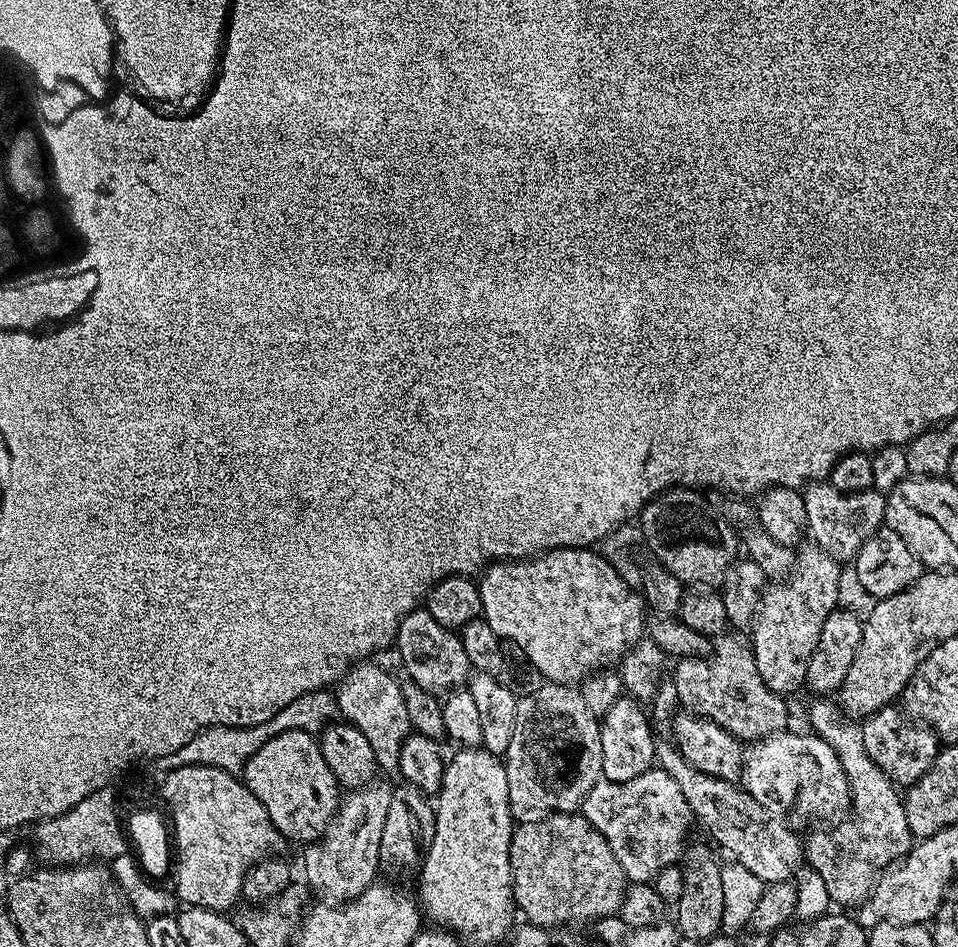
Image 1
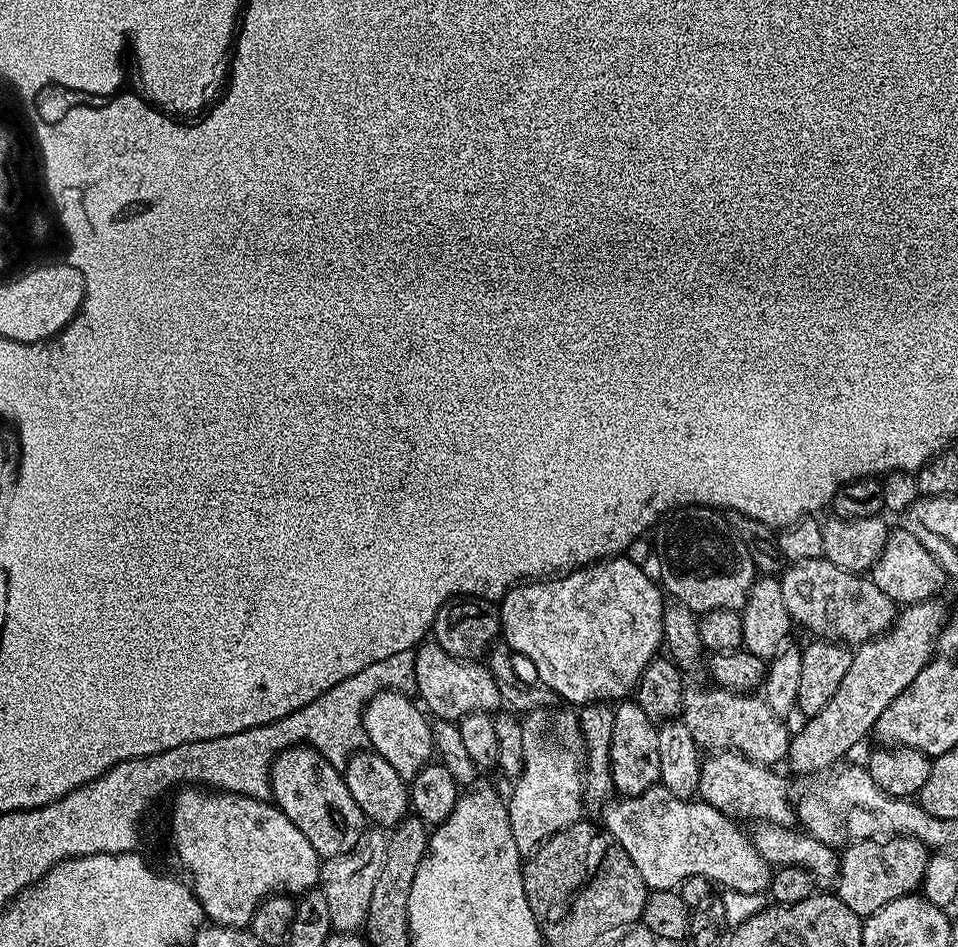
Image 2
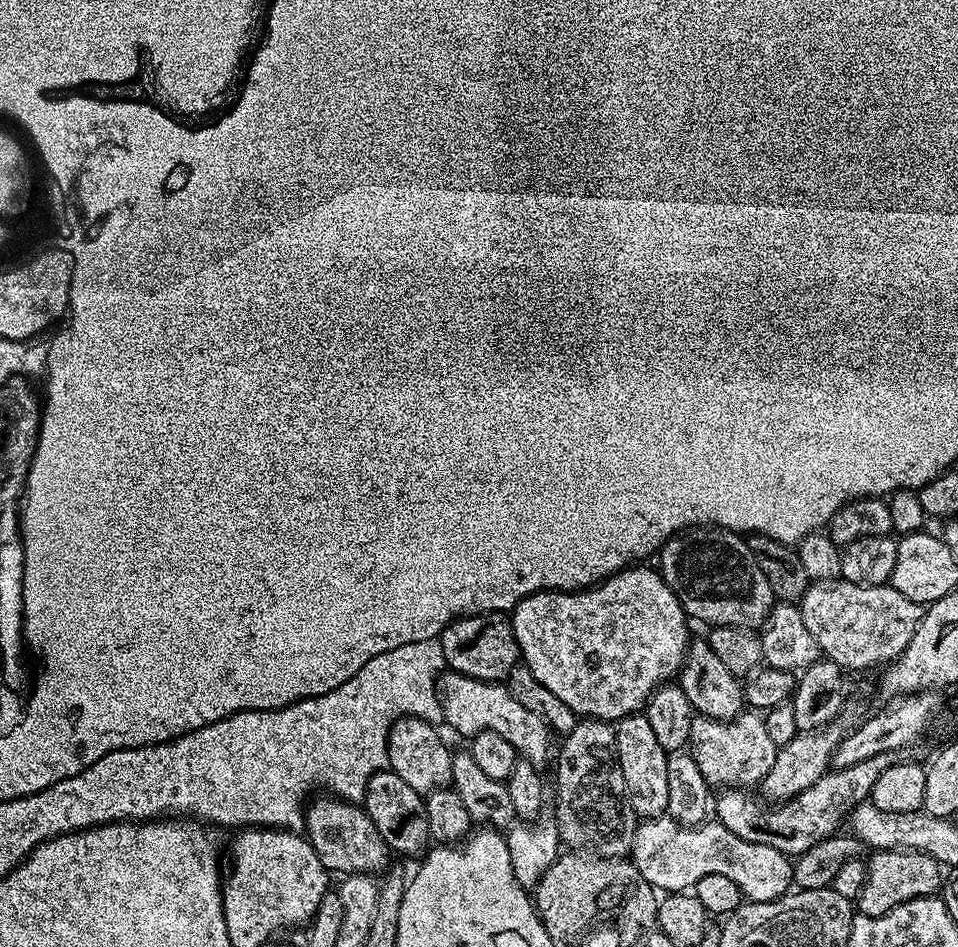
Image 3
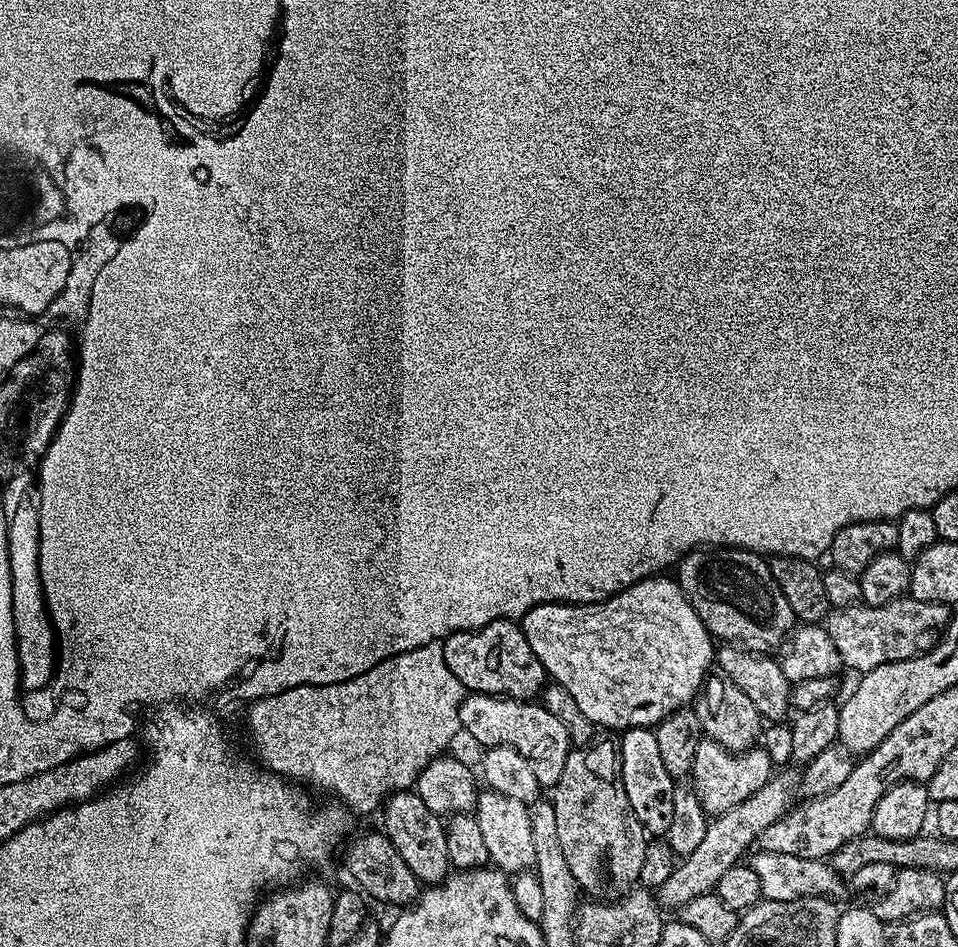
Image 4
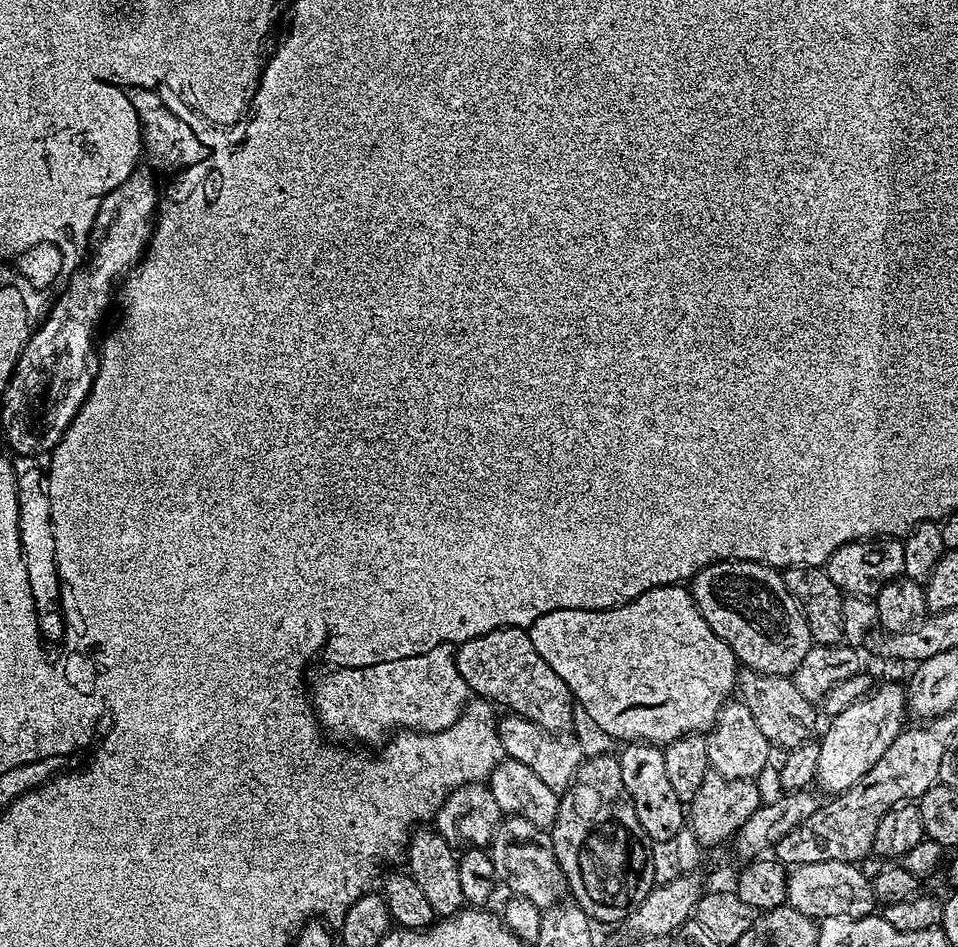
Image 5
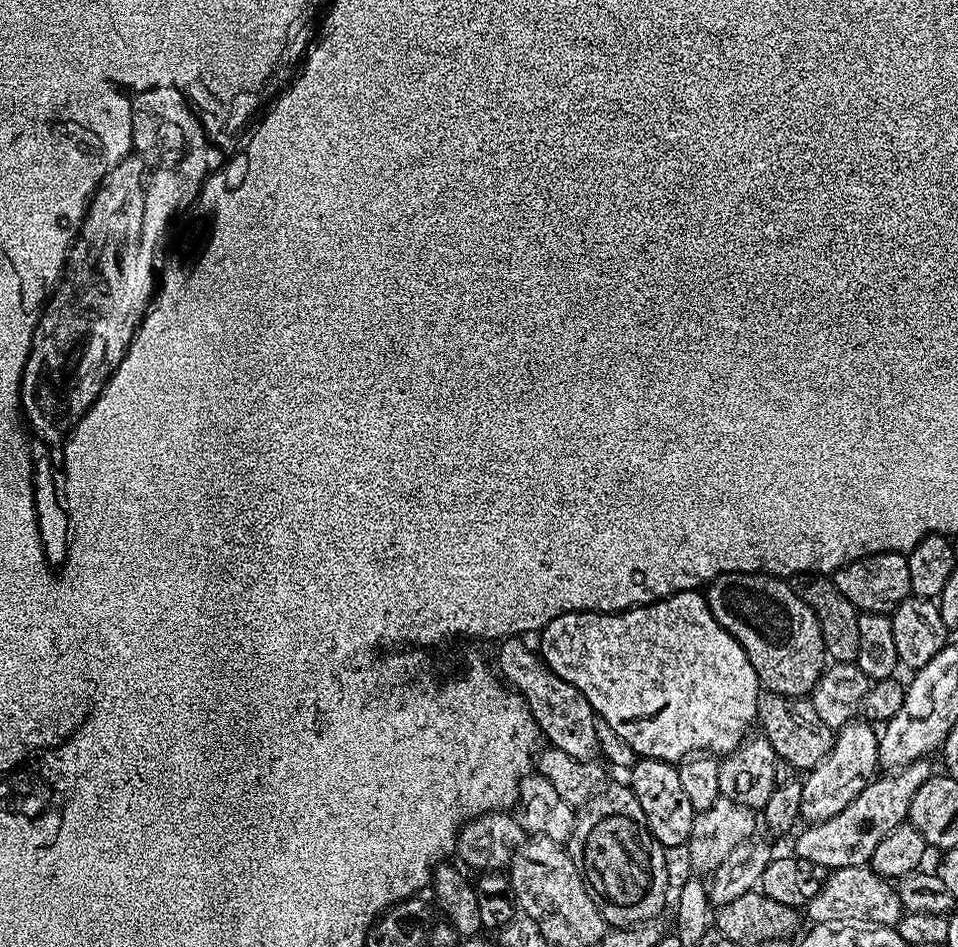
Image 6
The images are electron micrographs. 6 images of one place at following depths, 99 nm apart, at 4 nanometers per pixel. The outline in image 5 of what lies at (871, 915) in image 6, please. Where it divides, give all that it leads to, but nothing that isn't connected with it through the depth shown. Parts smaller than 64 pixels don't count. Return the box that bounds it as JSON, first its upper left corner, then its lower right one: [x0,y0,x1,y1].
[787,862,878,920]

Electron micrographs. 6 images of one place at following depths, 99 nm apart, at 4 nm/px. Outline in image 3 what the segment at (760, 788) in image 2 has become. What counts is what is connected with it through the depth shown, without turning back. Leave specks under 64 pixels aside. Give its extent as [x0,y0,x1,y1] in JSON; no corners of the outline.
[714,752,897,858]

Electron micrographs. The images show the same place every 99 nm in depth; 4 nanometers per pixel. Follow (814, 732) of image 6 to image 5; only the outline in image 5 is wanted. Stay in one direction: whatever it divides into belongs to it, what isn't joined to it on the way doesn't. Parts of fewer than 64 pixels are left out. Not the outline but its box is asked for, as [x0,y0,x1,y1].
[738,671,818,750]

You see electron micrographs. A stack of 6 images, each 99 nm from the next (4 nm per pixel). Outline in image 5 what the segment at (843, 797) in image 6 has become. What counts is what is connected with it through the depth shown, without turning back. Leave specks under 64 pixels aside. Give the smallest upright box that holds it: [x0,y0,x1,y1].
[815,684,906,794]

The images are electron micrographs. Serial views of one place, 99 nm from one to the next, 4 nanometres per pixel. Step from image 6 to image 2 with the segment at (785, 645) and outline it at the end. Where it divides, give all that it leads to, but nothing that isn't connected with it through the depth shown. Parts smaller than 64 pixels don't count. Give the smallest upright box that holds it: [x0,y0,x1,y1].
[655,506,758,614]

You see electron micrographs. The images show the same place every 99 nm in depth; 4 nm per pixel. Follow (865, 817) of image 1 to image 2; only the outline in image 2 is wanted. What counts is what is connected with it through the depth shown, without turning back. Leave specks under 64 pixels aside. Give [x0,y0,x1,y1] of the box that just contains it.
[835,836,929,918]

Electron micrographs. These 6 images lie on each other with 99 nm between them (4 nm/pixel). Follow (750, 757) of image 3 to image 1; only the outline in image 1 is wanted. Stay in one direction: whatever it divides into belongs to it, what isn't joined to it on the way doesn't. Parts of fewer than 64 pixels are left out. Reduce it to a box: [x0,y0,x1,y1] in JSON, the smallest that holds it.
[671,634,789,742]

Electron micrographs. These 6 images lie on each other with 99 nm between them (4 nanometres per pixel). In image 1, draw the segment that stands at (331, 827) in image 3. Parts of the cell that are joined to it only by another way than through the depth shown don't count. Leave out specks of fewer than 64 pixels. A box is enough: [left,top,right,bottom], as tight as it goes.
[242,728,342,846]

